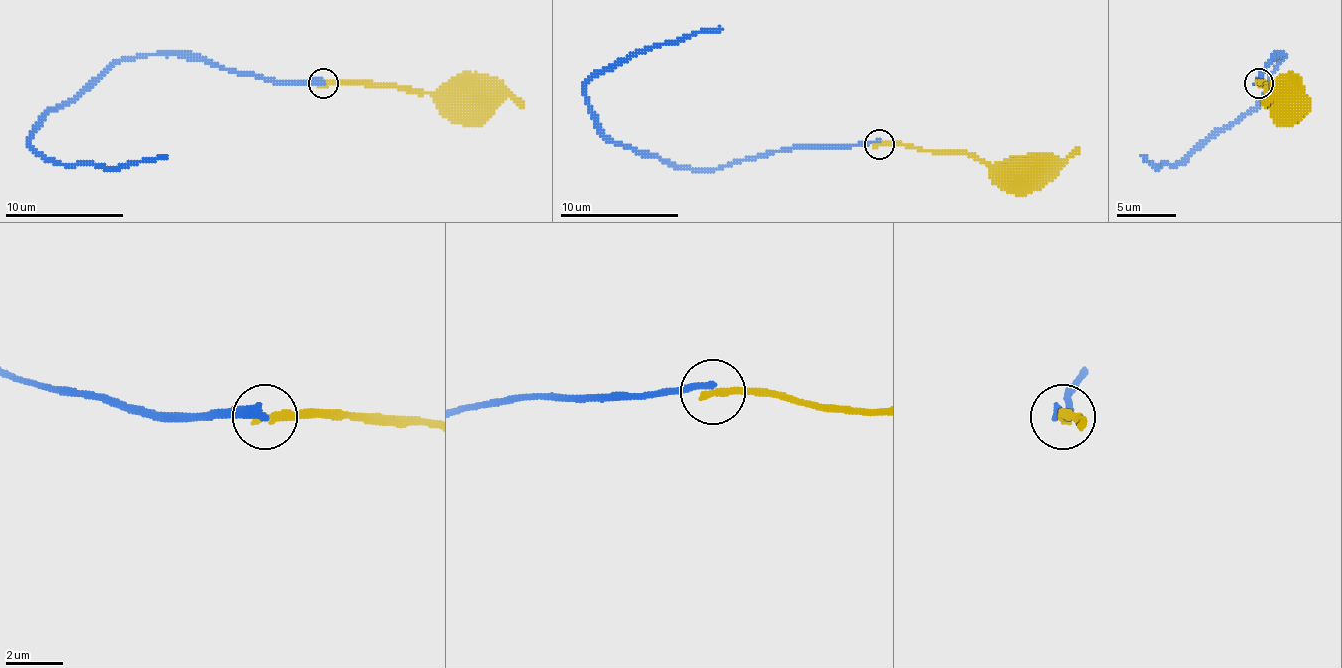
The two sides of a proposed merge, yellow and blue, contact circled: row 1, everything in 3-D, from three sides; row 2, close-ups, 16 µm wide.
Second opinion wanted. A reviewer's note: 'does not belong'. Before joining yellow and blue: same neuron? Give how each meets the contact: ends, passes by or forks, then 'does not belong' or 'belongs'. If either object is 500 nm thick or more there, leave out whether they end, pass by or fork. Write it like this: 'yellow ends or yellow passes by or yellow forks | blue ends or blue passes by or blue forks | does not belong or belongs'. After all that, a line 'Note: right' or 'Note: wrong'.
yellow ends | blue ends | does not belong
Note: right

